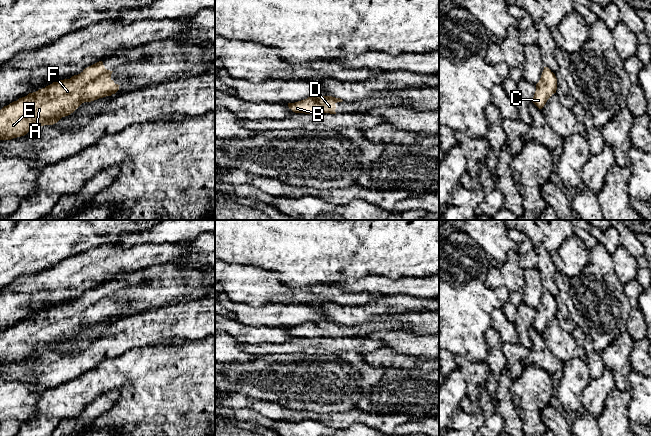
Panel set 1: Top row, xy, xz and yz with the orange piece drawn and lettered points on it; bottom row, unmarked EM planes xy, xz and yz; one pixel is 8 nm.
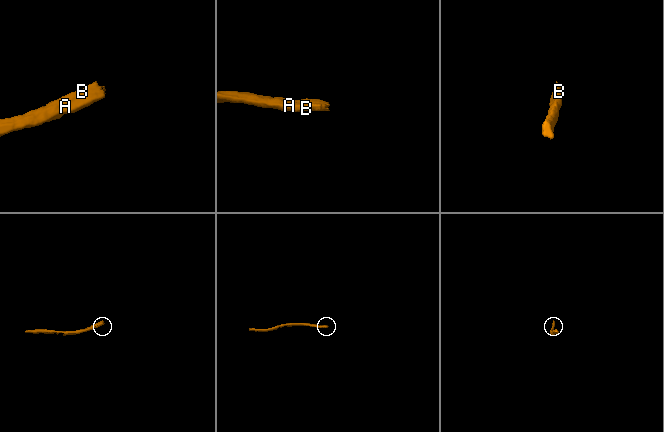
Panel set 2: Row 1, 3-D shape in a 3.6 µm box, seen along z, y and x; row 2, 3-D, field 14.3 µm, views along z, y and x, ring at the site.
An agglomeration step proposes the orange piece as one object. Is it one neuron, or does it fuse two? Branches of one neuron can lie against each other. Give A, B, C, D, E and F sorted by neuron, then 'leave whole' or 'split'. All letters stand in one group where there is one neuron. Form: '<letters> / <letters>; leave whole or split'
A B C D E F; leave whole

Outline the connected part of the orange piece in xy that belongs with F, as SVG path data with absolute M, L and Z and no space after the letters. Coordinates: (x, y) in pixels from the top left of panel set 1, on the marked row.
M99 61L70 79L53 82L4 106L0 110L0 140L24 136L34 126L53 125L82 103L115 94L120 85L111 79L112 72Z

